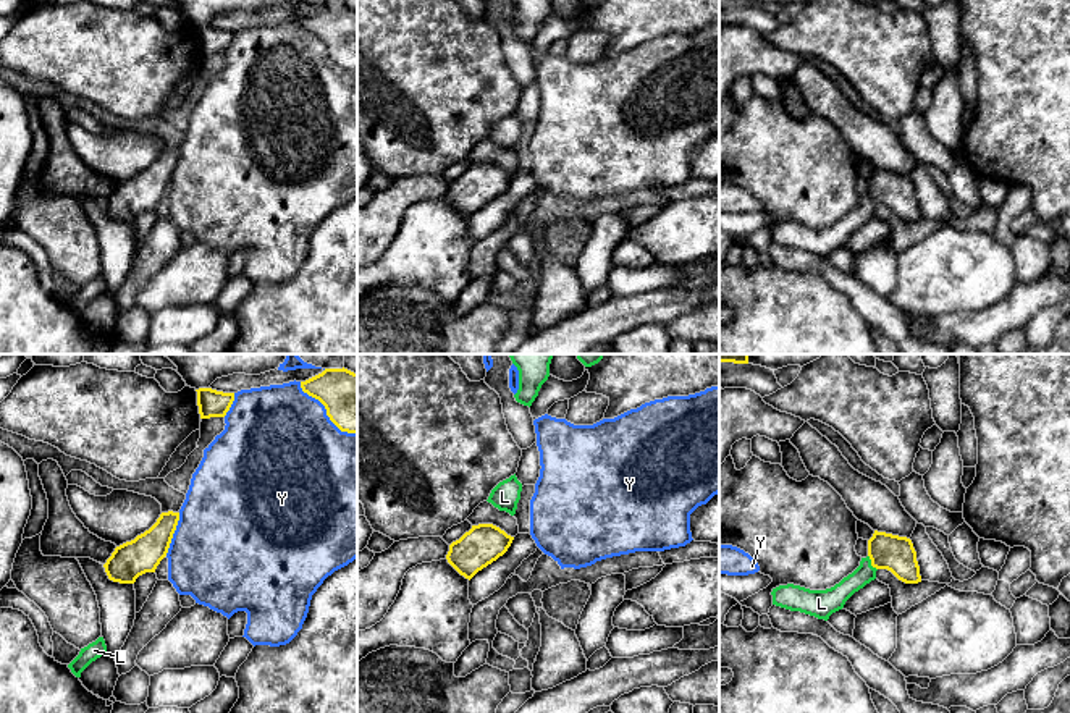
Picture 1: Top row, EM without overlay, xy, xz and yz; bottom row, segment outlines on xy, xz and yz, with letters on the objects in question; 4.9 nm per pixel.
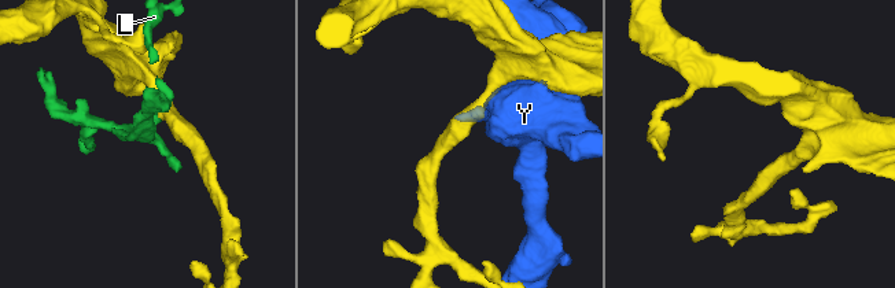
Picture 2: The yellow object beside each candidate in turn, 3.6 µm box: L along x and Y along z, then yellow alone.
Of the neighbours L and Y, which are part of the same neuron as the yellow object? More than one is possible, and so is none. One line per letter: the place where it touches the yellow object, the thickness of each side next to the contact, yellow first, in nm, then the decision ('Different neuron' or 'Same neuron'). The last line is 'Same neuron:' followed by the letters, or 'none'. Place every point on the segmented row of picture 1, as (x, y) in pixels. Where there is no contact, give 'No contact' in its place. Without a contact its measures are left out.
L: Touches yellow at yz (872, 563). Thickness 180 nm (yellow) against 110 nm. Same neuron
Y: Touches yellow at xy (327, 411). Thickness 300 nm (yellow) against 480 nm. Different neuron
Same neuron: L

